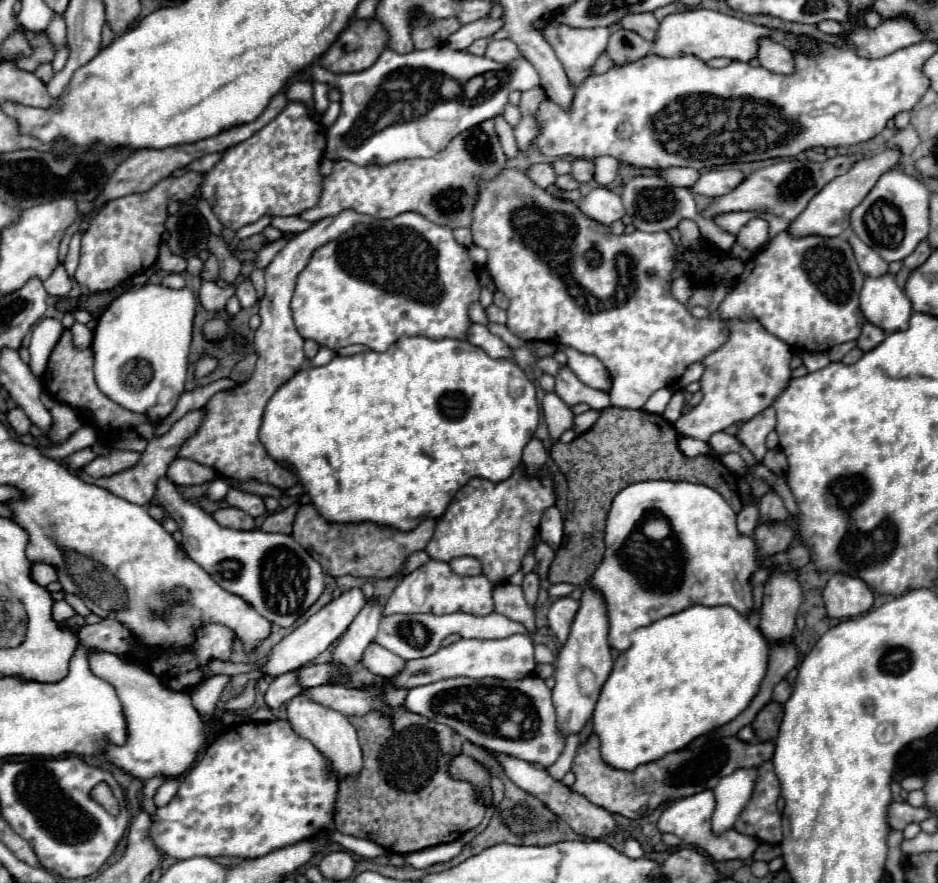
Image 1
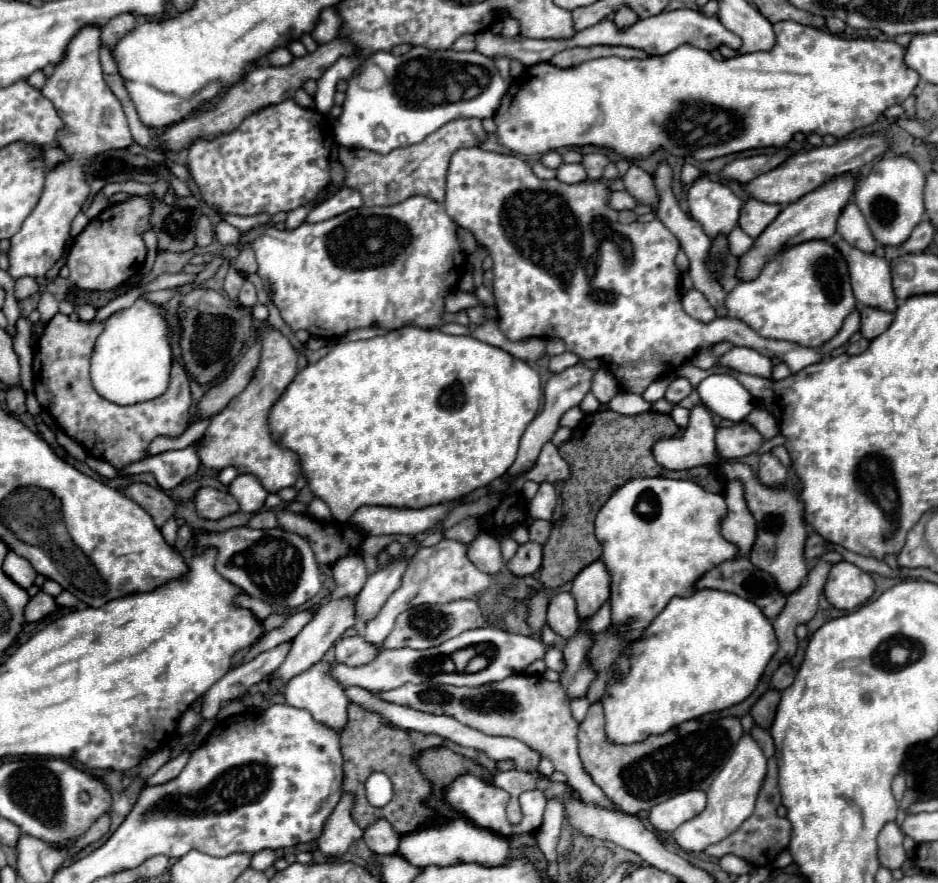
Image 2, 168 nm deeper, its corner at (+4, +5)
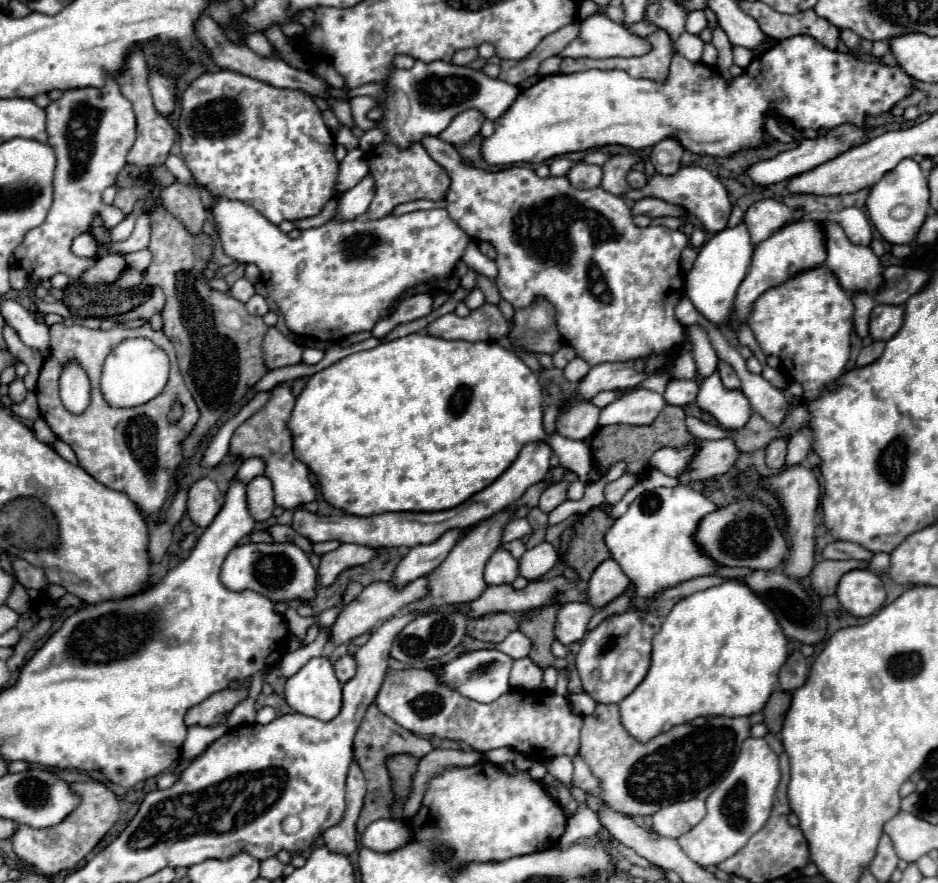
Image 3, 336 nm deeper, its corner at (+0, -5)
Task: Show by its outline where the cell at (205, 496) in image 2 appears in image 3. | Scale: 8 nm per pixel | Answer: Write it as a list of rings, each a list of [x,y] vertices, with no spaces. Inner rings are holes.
[[[200,478],[188,488],[186,512],[190,520],[202,528],[206,528],[224,504],[224,496],[218,490],[216,482],[210,478]]]

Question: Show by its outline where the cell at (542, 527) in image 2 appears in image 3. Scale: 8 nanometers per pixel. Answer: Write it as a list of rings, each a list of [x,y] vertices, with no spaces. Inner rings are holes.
[[[532,508],[530,512],[528,512],[528,516],[526,516],[526,520],[532,524],[532,528],[534,528],[534,534],[528,538],[528,542],[526,542],[526,548],[534,548],[536,544],[540,544],[540,542],[544,542],[544,534],[546,534],[546,520],[548,520],[548,516],[544,514],[544,512],[540,512],[540,508]]]

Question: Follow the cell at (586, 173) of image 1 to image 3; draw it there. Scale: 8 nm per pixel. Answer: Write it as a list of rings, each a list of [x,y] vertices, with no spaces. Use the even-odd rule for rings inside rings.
[[[618,154],[612,156],[602,168],[604,168],[604,178],[602,178],[602,188],[608,190],[614,196],[622,196],[628,190],[632,190],[626,182],[626,174],[628,170],[638,164],[638,162],[646,162],[648,158],[642,154]]]

